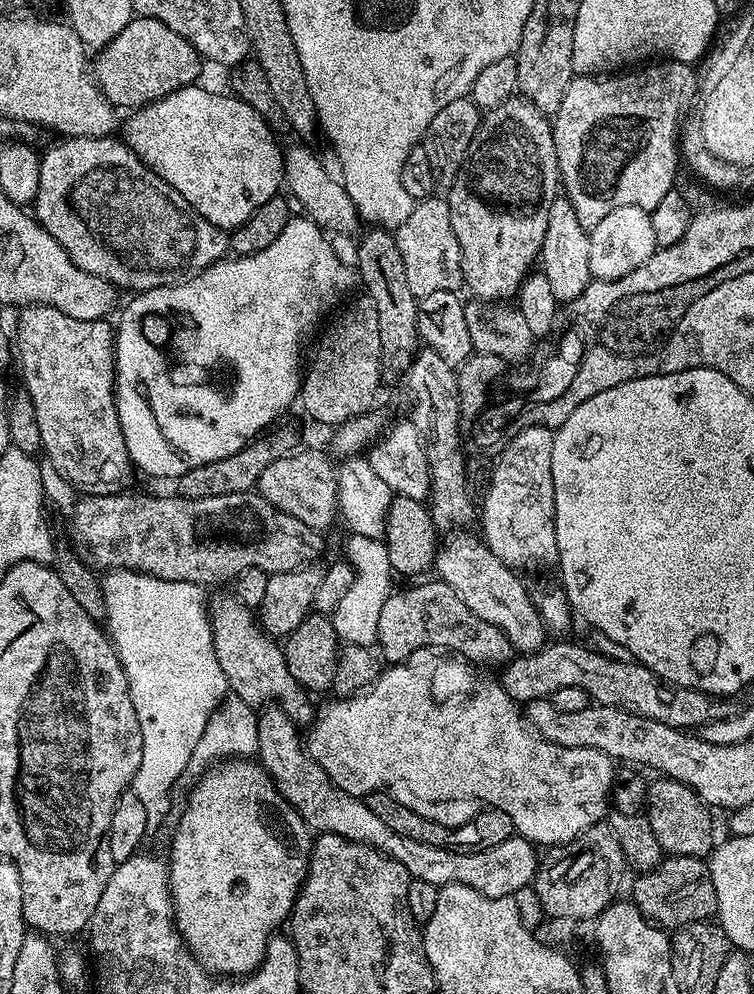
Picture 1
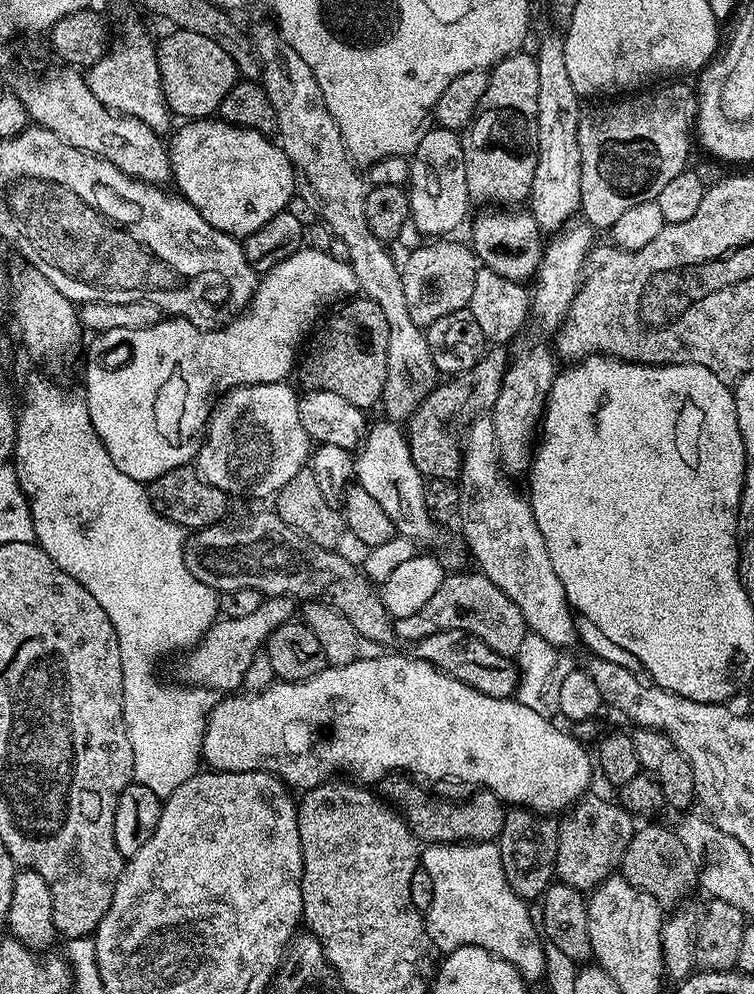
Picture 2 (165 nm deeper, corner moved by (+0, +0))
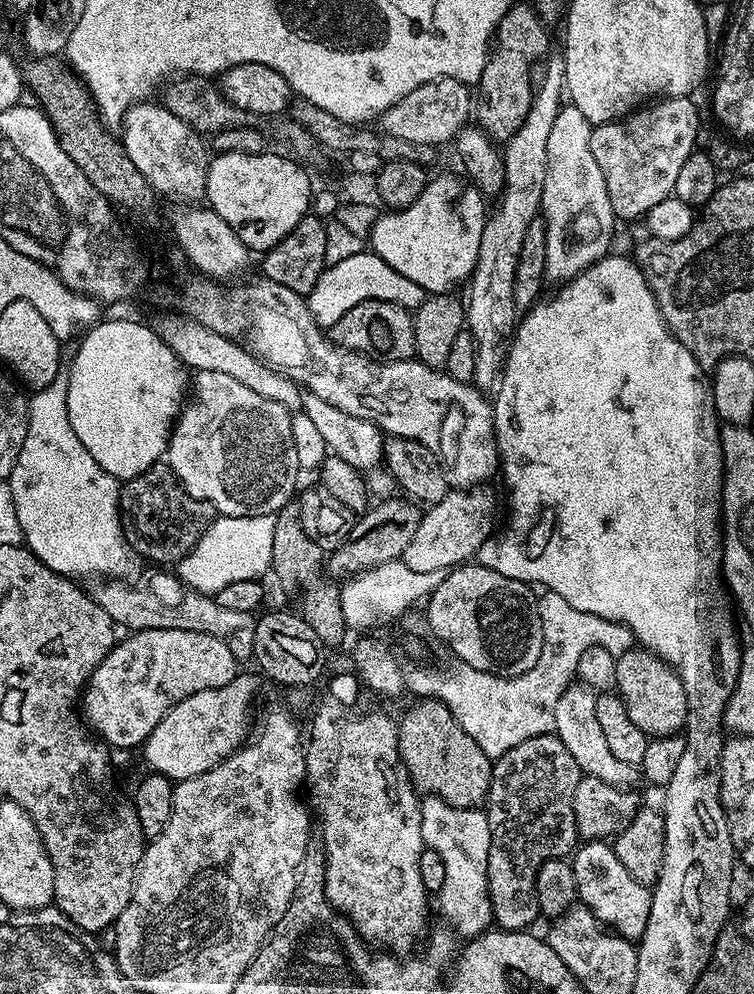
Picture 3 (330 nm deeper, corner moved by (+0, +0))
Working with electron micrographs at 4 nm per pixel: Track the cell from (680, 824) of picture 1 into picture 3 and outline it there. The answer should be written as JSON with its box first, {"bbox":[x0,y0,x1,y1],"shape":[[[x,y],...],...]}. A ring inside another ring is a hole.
{"bbox":[615,646,688,738],"shape":[[[633,646],[628,652],[616,657],[615,691],[626,706],[626,714],[630,714],[634,726],[638,726],[642,734],[655,738],[683,733],[688,722],[686,690],[674,669],[653,652]]]}

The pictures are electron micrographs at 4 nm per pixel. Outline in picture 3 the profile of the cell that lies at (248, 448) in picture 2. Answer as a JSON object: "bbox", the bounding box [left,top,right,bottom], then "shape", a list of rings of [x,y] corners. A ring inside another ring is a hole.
{"bbox":[166,371,302,517],"shape":[[[200,371],[193,375],[188,397],[173,425],[168,440],[166,463],[176,480],[191,497],[210,502],[219,515],[258,517],[275,515],[293,501],[302,469],[291,437],[291,413],[270,398],[263,398],[242,382],[221,371]]]}

